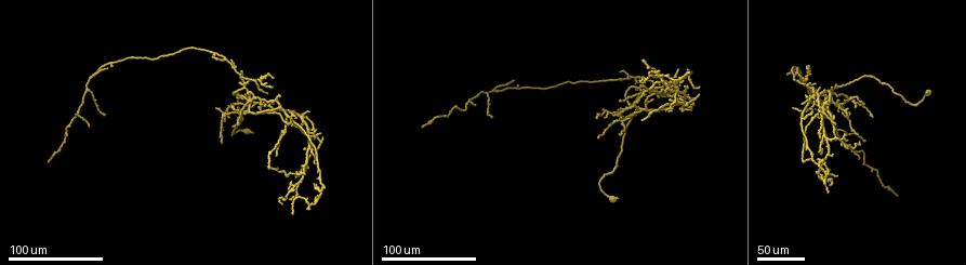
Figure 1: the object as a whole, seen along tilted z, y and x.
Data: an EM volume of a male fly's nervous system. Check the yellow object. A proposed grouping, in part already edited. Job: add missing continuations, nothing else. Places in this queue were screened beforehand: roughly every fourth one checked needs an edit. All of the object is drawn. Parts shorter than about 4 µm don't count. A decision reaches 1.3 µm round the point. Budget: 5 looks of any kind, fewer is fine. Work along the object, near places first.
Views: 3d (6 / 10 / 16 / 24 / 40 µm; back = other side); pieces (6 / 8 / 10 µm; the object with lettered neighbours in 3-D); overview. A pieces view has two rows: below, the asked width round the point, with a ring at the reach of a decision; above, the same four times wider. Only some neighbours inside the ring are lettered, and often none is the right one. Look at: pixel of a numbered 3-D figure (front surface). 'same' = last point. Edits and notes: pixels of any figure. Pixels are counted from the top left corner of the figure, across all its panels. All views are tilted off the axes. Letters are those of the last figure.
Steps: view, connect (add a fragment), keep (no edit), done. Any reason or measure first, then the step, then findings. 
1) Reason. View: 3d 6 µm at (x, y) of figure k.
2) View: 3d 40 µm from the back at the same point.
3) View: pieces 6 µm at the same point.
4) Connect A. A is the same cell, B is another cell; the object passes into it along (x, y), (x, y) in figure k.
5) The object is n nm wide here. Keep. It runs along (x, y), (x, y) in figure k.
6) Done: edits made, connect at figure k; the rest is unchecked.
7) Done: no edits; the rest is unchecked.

Branch stops here. View: 3d 40 µm at (263, 102) of figure 1.

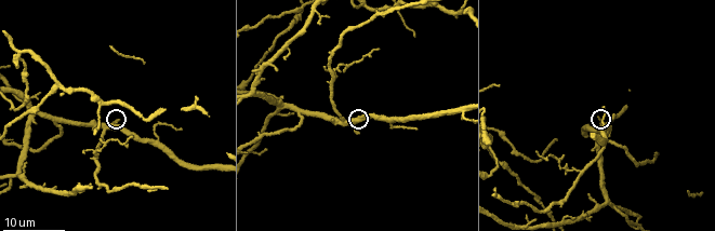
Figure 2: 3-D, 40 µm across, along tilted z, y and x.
See the neighbours. View: pieces 6 µm at (117, 120) of figure 2.

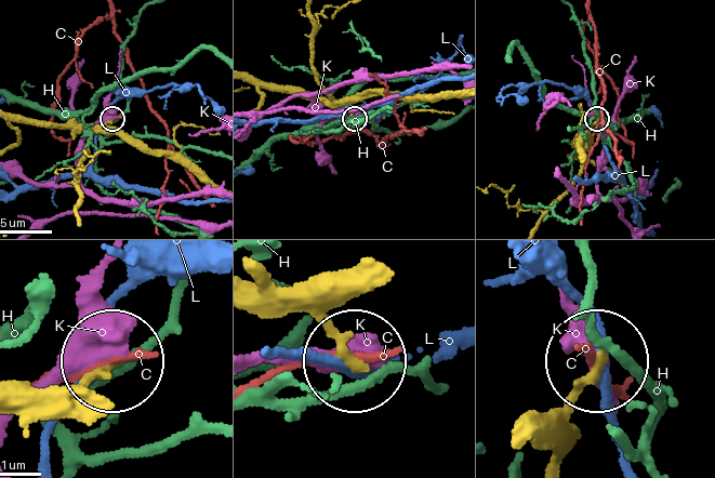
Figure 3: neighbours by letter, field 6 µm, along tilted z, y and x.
The object is 230 nm wide here. Keep. C, H, K and L are other cells; it runs along (27, 384), (71, 383), (107, 359) in figure 3; none of them fits.

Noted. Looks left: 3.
Tapers out. View: 3d 24 µm at (834, 116) of figure 1.

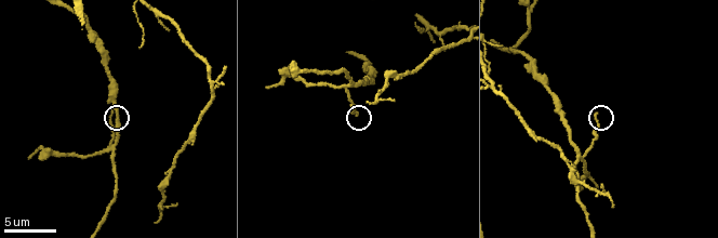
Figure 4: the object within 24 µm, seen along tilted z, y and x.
What lies round it. View: pieces 6 µm at (597, 114) of figure 4.

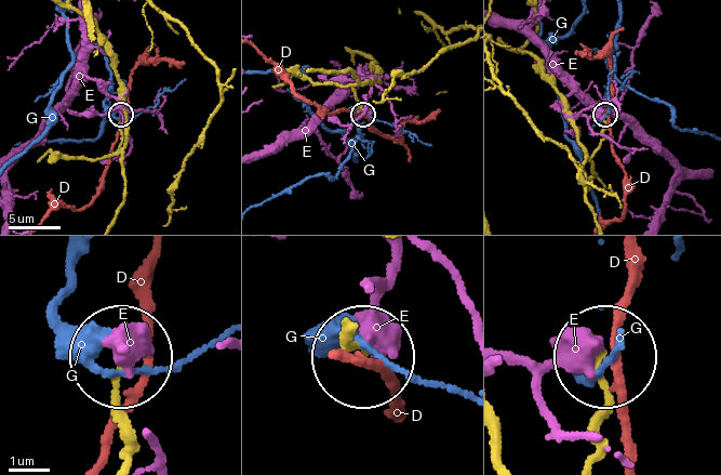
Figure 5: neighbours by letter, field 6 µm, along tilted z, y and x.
Keep. D, E and G are other cells; none of them fits.

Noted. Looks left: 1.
Done: no edits; the rest is unchecked.

